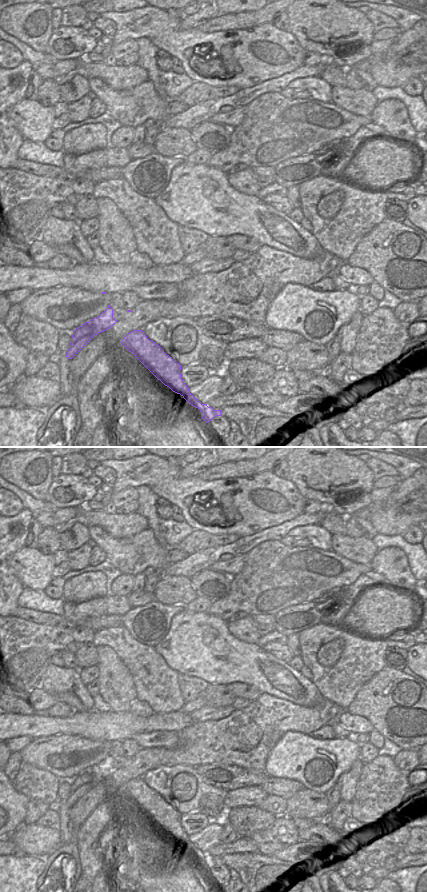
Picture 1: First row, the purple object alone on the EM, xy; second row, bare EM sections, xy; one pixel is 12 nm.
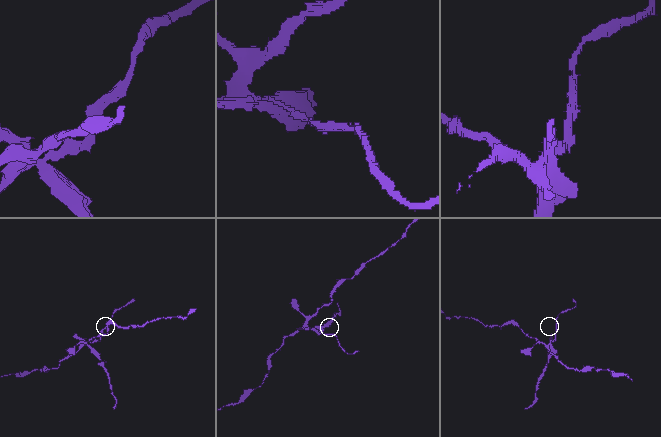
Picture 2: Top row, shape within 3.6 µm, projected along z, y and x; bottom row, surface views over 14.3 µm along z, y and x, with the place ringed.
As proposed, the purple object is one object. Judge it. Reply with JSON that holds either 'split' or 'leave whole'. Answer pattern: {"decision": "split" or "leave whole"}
{"decision": "split"}

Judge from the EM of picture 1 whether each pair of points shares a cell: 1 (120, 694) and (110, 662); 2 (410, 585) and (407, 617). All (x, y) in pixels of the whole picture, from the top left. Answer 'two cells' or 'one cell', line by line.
1: one cell
2: two cells

